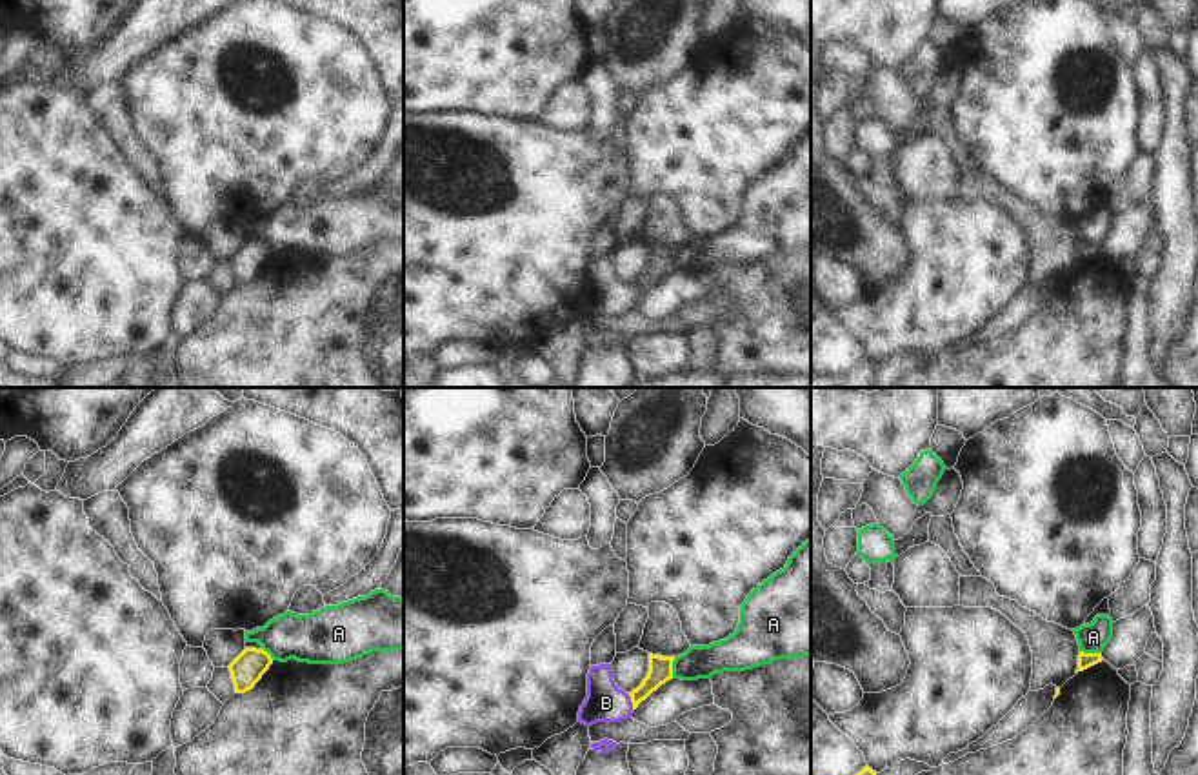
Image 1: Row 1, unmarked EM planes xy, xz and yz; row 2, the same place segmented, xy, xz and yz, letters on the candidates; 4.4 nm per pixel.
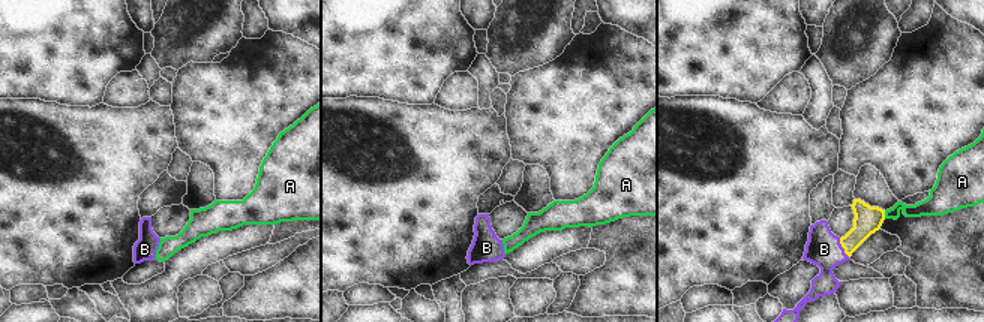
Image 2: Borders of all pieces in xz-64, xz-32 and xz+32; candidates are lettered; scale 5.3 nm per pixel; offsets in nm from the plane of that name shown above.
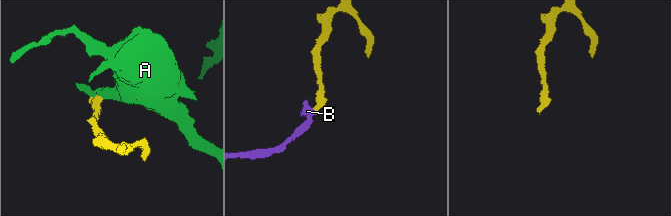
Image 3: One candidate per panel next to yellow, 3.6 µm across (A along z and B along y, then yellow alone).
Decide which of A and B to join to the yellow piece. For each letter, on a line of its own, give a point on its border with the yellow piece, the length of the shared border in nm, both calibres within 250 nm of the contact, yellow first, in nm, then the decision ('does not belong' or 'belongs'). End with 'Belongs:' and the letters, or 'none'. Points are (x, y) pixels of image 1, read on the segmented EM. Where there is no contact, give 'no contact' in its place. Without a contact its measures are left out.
A: contact xz (671, 668); length 100 nm; calibres 110 and 140 nm; does not belong
B: contact xz (631, 701); length 80 nm; calibres 110 and 180 nm; belongs
Belongs: B

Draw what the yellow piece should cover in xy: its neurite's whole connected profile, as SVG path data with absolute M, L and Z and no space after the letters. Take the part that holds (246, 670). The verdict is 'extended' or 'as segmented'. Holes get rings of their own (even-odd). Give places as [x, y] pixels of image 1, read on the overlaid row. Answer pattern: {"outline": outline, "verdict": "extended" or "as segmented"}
{"outline": "M245 648L227 668L235 684L235 693L245 693L255 688L269 669L273 659L262 648Z", "verdict": "as segmented"}

